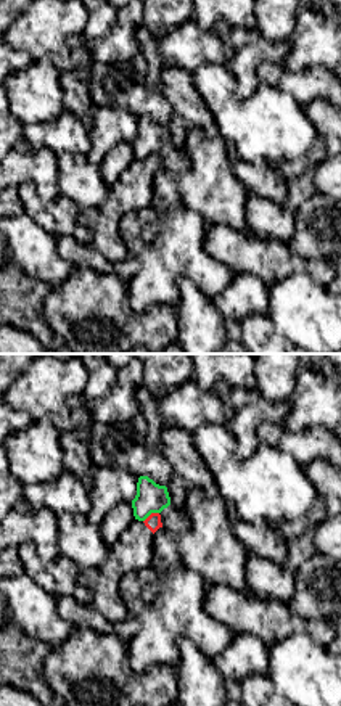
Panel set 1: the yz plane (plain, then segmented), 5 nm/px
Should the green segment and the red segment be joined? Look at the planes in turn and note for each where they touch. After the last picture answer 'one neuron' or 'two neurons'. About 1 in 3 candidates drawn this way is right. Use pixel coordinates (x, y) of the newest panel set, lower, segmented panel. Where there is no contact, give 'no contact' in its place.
meets green at (150, 513)

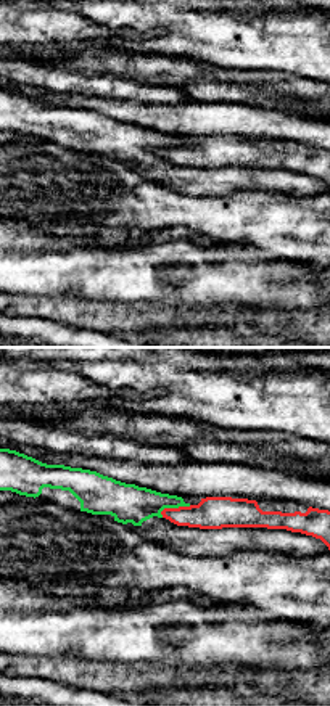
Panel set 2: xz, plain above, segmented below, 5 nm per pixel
meets green at (174, 507)

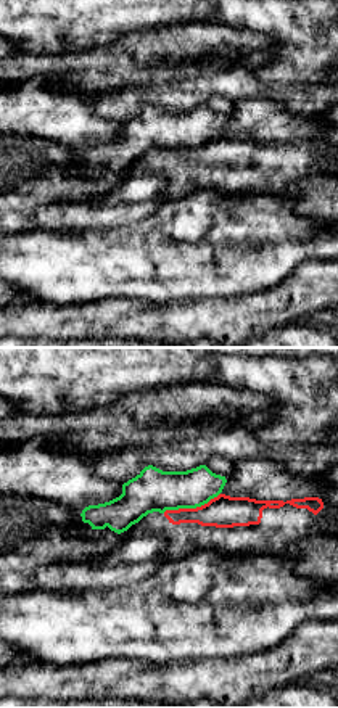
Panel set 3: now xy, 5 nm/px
meets green at (190, 507)

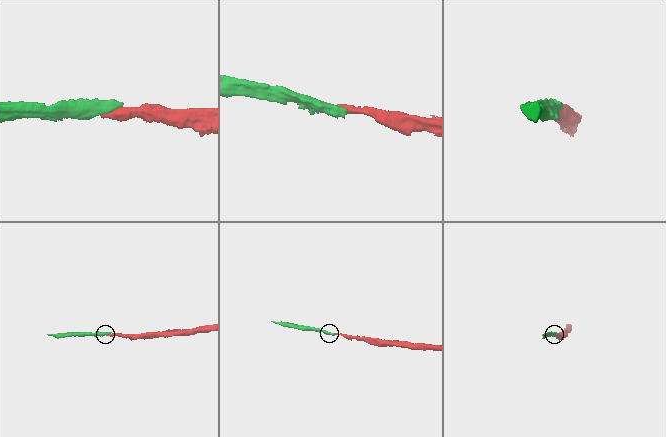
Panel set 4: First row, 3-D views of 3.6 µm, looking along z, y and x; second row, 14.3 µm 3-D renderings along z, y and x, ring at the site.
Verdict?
two neurons

